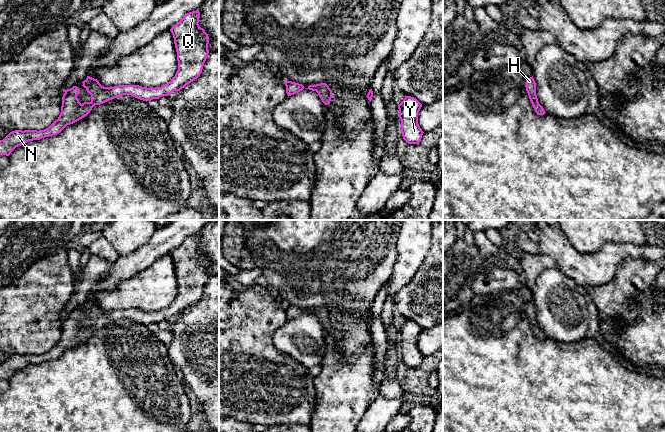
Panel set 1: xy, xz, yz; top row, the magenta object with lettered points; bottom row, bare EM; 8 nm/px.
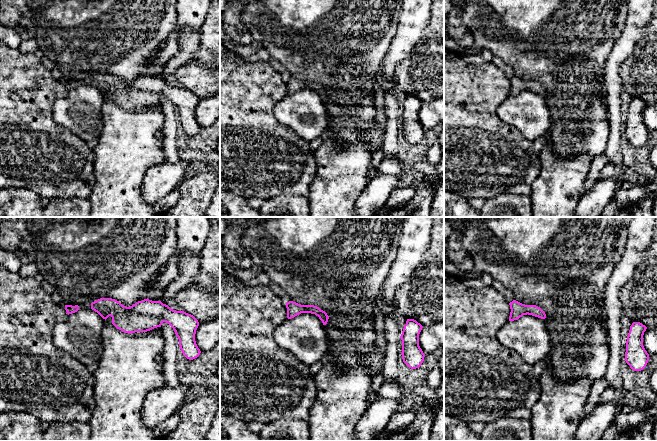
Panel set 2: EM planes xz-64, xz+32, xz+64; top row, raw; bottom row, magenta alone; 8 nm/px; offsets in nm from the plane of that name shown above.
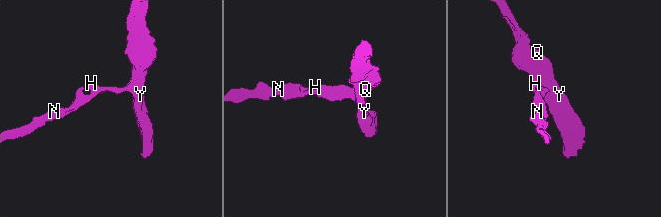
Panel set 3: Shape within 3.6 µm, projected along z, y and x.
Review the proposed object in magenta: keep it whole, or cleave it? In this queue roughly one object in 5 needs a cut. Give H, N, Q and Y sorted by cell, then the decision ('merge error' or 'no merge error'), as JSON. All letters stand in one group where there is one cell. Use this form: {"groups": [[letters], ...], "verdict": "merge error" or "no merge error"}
{"groups": [["H", "N", "Q", "Y"]], "verdict": "no merge error"}

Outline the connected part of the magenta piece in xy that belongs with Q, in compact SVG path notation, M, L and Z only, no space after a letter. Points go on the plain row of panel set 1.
M199 234L187 237L171 253L177 276L178 294L170 306L155 312L139 309L119 309L104 311L97 303L90 300L82 306L91 319L90 326L80 327L77 310L65 314L62 321L61 337L48 352L44 354L15 354L0 364L0 379L9 380L18 370L33 364L59 358L67 349L73 348L87 340L95 329L103 328L122 319L131 319L143 325L159 323L174 315L180 315L187 308L197 303L209 278L209 260L199 250Z

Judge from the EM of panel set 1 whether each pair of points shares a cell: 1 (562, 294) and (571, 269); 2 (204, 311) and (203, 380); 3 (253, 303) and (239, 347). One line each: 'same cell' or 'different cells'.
1: different cells
2: same cell
3: same cell

